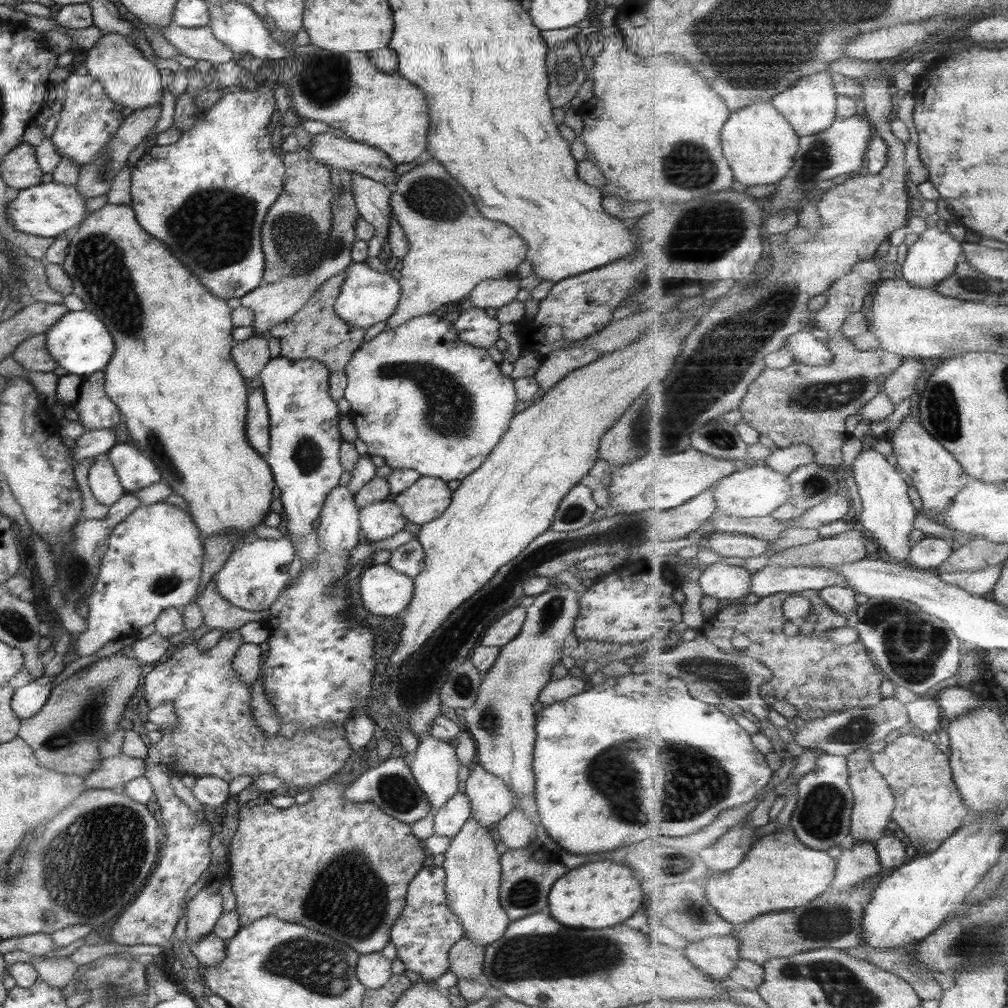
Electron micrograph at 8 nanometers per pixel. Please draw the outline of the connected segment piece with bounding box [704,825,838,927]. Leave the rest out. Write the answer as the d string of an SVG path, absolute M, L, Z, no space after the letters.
M787 825L782 831L757 838L733 872L713 872L704 880L706 897L725 920L740 927L759 915L809 904L833 888L837 866L837 859L806 845Z

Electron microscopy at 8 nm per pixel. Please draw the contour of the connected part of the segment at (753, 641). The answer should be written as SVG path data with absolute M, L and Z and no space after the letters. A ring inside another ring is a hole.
M805 590L797 595L809 598L815 612L814 630L809 635L787 636L785 622L788 619L783 614L783 606L790 598L789 592L781 592L769 597L763 597L759 602L747 604L729 604L710 620L707 620L703 634L723 652L751 656L768 666L774 677L762 685L760 693L771 705L775 700L785 700L796 707L799 719L804 722L823 719L831 713L838 713L853 707L872 707L878 705L884 698L881 694L881 682L886 680L886 674L867 656L868 649L860 642L851 646L839 646L831 642L828 632L834 628L847 626L847 618L831 609L815 590ZM742 633L750 639L750 645L745 650L738 651L733 646L733 636Z

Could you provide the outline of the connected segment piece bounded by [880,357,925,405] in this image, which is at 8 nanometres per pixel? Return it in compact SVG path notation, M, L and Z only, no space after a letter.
M904 357L904 363L883 382L880 392L884 392L892 404L899 404L902 400L913 396L917 380L923 376L925 366L920 359Z

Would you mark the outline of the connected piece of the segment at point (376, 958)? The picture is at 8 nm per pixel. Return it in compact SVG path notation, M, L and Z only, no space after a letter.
M370 952L358 955L356 964L357 980L367 989L383 986L392 975L391 961L381 952Z

